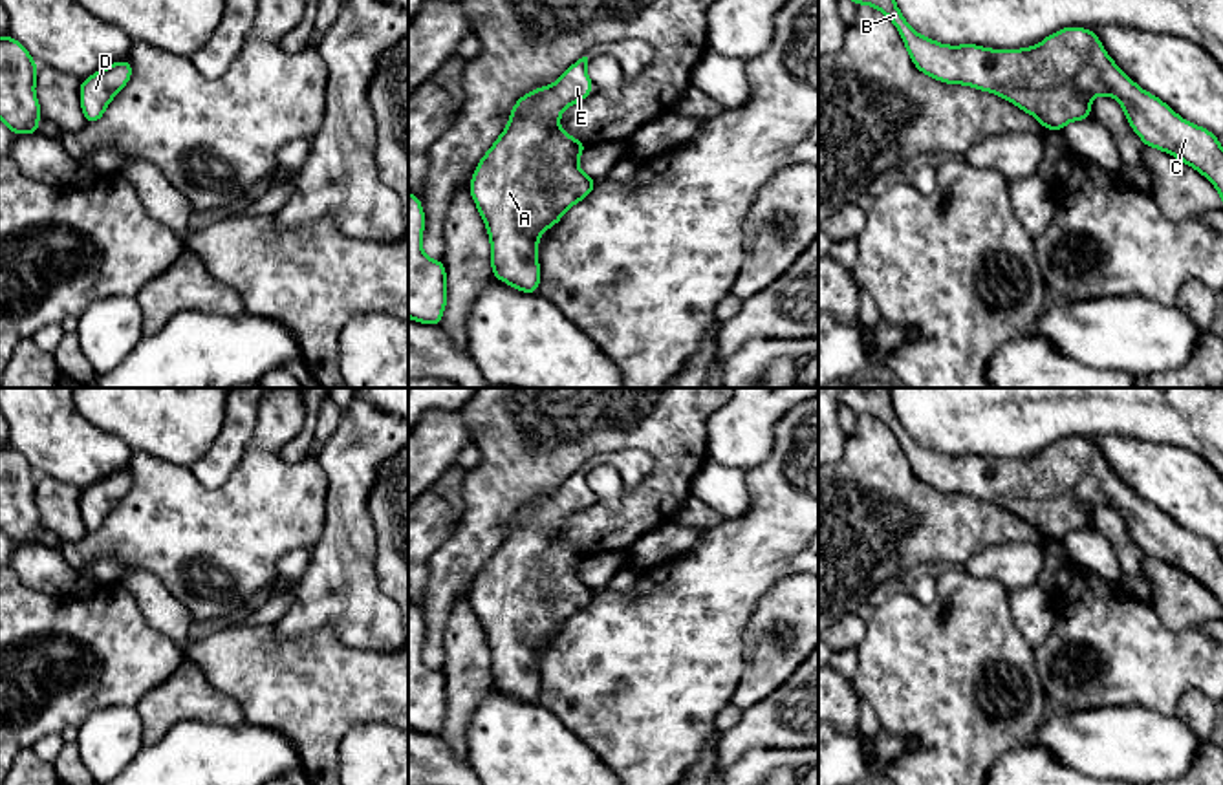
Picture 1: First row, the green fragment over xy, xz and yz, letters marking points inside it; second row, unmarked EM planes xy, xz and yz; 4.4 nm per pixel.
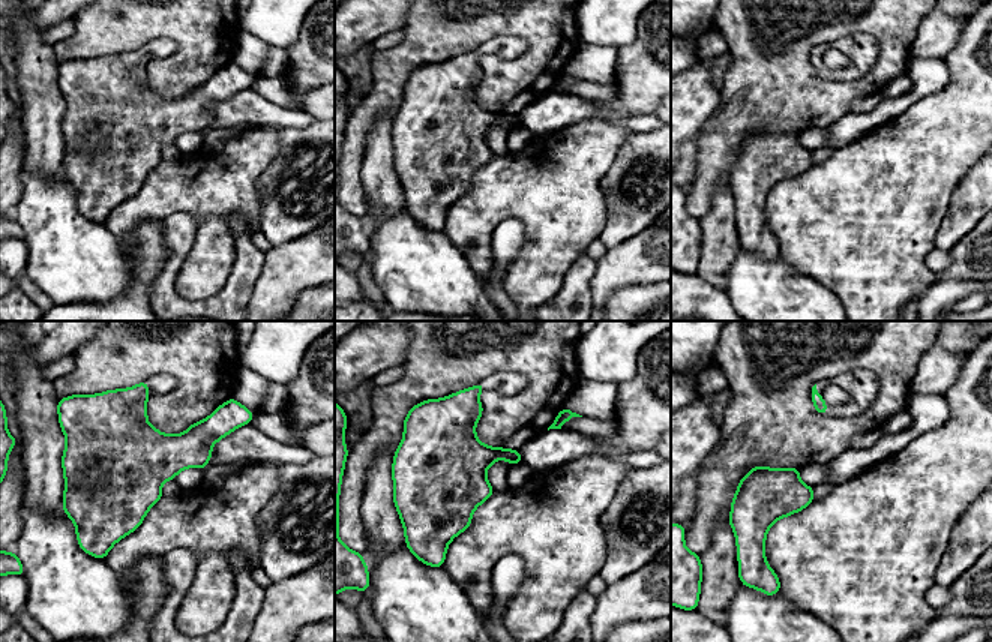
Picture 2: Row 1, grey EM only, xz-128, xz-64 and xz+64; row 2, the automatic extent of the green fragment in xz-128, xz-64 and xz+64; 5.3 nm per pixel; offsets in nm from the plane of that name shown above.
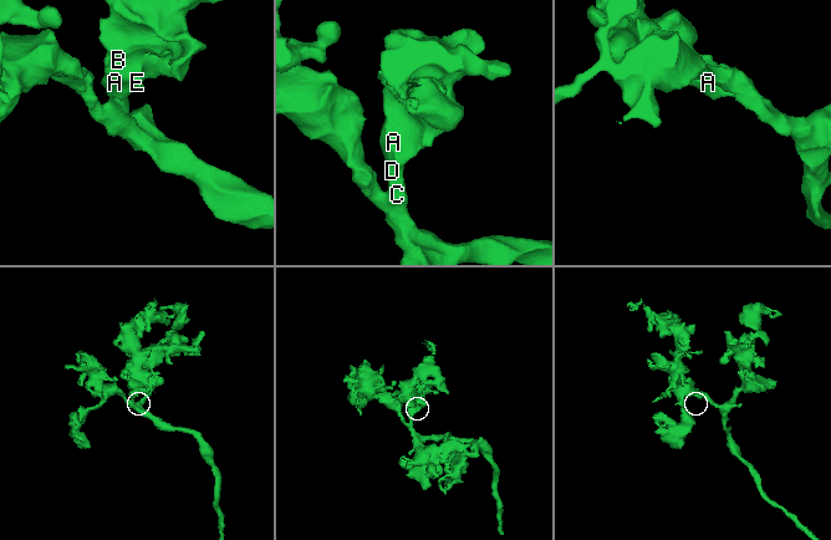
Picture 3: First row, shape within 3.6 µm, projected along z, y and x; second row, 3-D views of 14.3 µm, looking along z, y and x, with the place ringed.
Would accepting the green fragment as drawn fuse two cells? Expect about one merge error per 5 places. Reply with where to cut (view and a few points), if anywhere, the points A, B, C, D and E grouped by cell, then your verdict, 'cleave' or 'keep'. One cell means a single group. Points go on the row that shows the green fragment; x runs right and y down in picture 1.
no cut | A B C D E | keep

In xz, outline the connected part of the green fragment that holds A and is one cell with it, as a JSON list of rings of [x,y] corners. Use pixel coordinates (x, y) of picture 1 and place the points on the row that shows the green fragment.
[[[586,51],[557,82],[536,88],[516,101],[505,130],[480,159],[469,185],[489,232],[492,274],[524,293],[538,291],[536,249],[540,234],[557,225],[566,210],[584,199],[597,185],[579,168],[584,143],[573,139],[558,124],[566,108],[591,93],[593,82],[586,73],[590,60]]]

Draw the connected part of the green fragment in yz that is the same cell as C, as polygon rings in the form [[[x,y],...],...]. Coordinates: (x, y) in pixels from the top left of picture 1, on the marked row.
[[[895,0],[851,2],[884,13],[925,75],[992,91],[1031,113],[1045,130],[1060,132],[1071,121],[1088,119],[1095,95],[1117,99],[1146,146],[1172,154],[1201,172],[1223,201],[1223,148],[1218,135],[1181,119],[1168,104],[1137,86],[1091,29],[1064,27],[1023,49],[945,46],[914,31]]]

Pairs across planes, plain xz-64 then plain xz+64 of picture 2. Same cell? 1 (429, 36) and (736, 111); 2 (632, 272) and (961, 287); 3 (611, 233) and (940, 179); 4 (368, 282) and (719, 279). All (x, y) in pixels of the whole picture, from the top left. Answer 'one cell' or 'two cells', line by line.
1: one cell
2: two cells
3: two cells
4: one cell

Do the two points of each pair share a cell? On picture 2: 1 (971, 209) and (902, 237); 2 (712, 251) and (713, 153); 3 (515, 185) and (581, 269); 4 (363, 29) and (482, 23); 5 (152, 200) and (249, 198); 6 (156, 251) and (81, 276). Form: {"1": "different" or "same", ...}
{"1": "different", "2": "different", "3": "different", "4": "different", "5": "same", "6": "different"}

